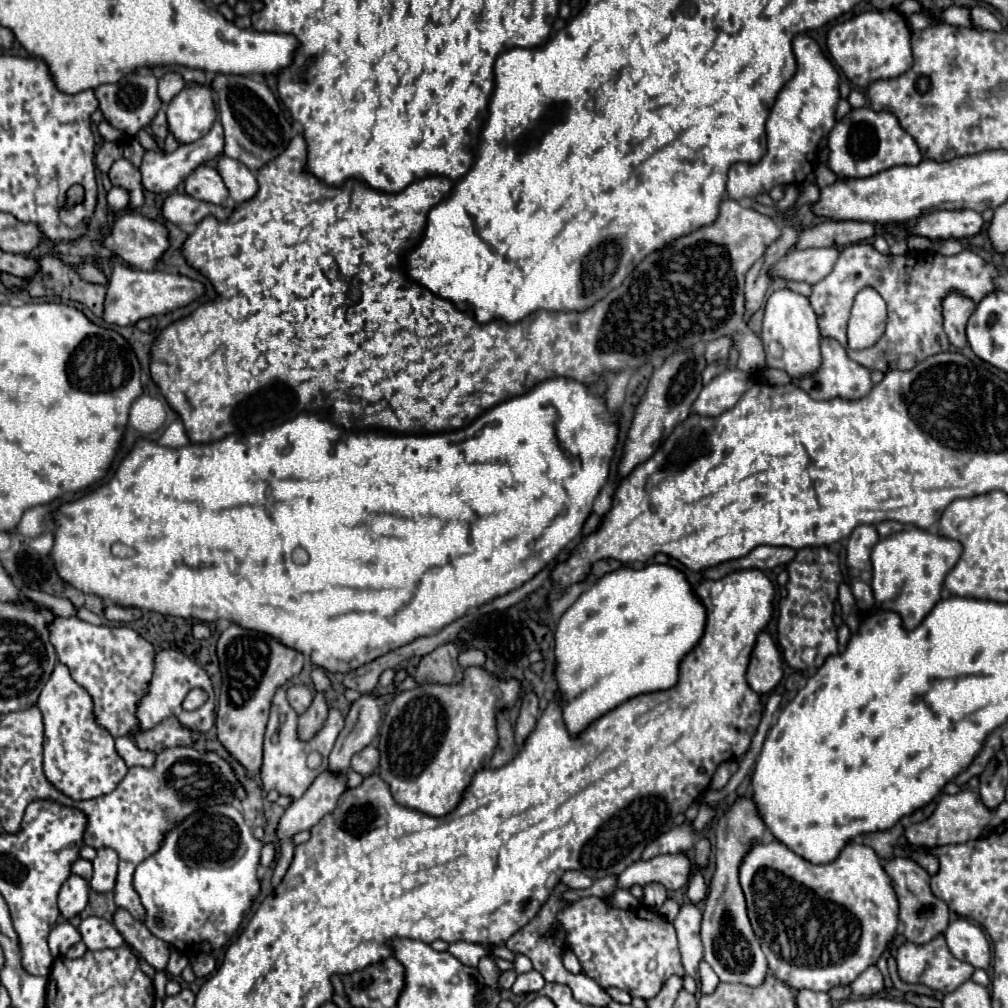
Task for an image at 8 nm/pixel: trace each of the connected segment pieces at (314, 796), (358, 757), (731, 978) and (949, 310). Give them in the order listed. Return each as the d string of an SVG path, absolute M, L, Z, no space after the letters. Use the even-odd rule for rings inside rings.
M324 770L312 784L310 788L298 798L292 802L290 808L286 808L280 824L278 824L278 838L282 840L282 846L280 846L280 858L276 860L276 868L274 868L274 876L272 876L272 884L278 886L284 878L290 862L292 862L292 856L294 856L294 846L290 842L290 836L300 832L300 830L310 830L320 818L324 818L328 812L332 812L332 808L336 806L336 800L340 798L340 794L346 790L346 774L334 774L330 770Z
M368 744L366 748L362 748L352 756L352 770L360 772L362 776L372 774L376 768L378 768L378 750L374 744Z
M748 796L738 798L738 806L726 808L726 812L716 822L716 872L710 880L710 890L706 908L702 912L702 928L700 938L704 944L704 960L714 968L722 982L730 984L746 984L746 986L760 986L768 974L766 956L760 950L760 944L752 932L750 920L746 916L746 902L738 882L738 868L754 840L762 840L766 830L760 812Z
M950 292L944 298L944 332L948 334L948 340L956 348L964 348L966 342L966 324L972 316L976 304L958 292Z

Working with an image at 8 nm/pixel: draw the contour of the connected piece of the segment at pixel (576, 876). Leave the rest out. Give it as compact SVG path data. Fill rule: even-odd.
M566 872L562 876L562 884L568 888L590 888L592 886L592 878L584 876L582 872Z

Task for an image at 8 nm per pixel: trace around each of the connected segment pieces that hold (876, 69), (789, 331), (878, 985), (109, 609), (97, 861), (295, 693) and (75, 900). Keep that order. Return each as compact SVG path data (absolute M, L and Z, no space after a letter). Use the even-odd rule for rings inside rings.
M870 10L836 24L828 32L826 46L846 78L856 86L866 88L872 80L896 78L912 66L910 36L912 32L908 28L908 20L898 10Z
M776 290L768 298L760 338L766 352L766 364L784 370L792 380L814 374L820 368L820 330L806 296L792 290Z
M870 966L850 984L850 988L852 988L852 994L870 998L884 990L884 978L876 966Z
M108 605L104 608L104 615L109 621L128 623L139 619L141 612L136 608Z
M112 848L98 850L94 858L94 874L90 880L90 888L96 892L110 892L116 884L116 870L118 870L118 854Z
M304 684L288 688L288 702L296 714L304 714L308 710L308 706L312 704L312 698L314 698L312 692Z
M72 874L60 888L58 894L58 908L60 914L70 920L78 916L88 904L88 882L76 874Z

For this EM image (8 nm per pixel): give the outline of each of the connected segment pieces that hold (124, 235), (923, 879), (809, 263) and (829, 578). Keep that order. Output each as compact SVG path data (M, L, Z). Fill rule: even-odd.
M122 212L114 220L114 228L110 236L104 240L104 246L108 246L112 252L116 252L120 258L124 258L128 264L132 264L138 270L156 270L158 262L162 260L164 252L170 246L168 230L162 222L156 222L152 218L146 218L138 212Z
M892 858L890 862L886 862L884 870L890 876L892 888L898 896L898 902L900 902L900 922L904 924L906 940L914 942L914 944L926 944L934 936L942 934L948 926L950 910L944 904L944 900L940 900L932 894L928 872L910 858Z
M836 246L792 250L782 260L770 266L768 276L816 284L832 272L832 266L836 264L838 254L840 250Z
M802 548L796 558L788 562L788 596L778 604L778 638L784 648L786 662L802 662L800 654L804 646L816 648L818 668L824 660L838 652L836 626L832 622L834 616L834 600L838 596L838 584L842 582L842 572L838 566L838 556L828 548Z

